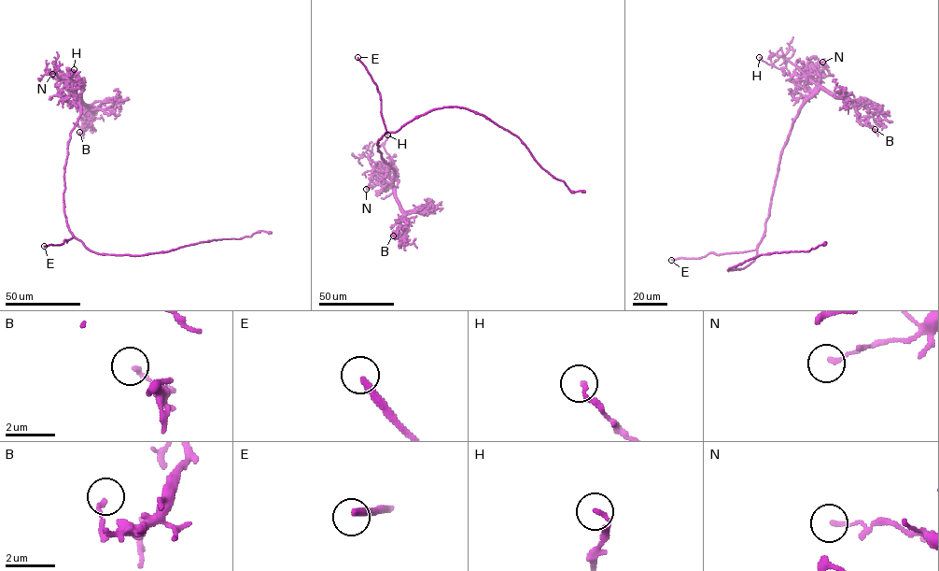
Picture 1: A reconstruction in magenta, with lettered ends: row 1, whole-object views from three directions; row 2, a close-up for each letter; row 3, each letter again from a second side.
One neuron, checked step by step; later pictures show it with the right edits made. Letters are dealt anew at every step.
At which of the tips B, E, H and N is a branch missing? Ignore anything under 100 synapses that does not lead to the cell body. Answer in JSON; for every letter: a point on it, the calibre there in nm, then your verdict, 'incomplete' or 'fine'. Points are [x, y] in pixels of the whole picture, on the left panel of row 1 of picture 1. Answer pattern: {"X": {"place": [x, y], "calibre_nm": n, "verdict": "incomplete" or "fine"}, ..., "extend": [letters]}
{"B": {"place": [79, 132], "calibre_nm": 160, "verdict": "fine"}, "E": {"place": [44, 246], "calibre_nm": 280, "verdict": "incomplete"}, "H": {"place": [74, 69], "calibre_nm": 180, "verdict": "fine"}, "N": {"place": [52, 74], "calibre_nm": 170, "verdict": "fine"}, "extend": ["E"]}

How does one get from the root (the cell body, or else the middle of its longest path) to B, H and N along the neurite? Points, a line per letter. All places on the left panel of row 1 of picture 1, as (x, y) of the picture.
B: (76, 238), (66, 222), (63, 193), (67, 142), (80, 113), (79, 97), (93, 113), (84, 132), (79, 132)
H: (76, 238), (66, 222), (63, 195), (67, 142), (80, 113), (84, 89), (84, 84), (70, 78), (74, 69)
N: (76, 238), (66, 222), (63, 193), (67, 142), (80, 113), (79, 94), (74, 93), (60, 75), (52, 74)

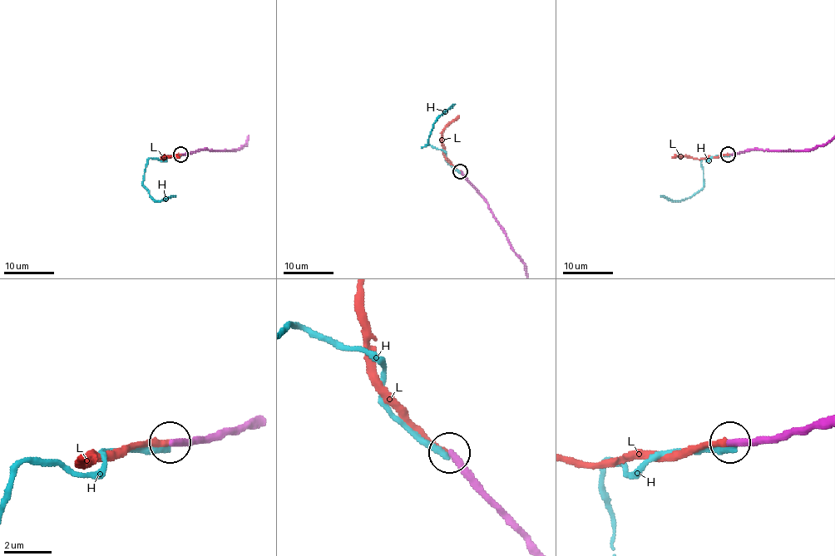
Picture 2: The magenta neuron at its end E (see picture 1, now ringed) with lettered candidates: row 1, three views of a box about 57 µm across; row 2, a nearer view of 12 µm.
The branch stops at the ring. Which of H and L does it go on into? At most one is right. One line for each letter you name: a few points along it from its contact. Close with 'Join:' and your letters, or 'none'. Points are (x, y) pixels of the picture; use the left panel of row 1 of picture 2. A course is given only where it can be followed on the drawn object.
L: it runs (180, 154), (163, 159), (179, 158)
Join: L

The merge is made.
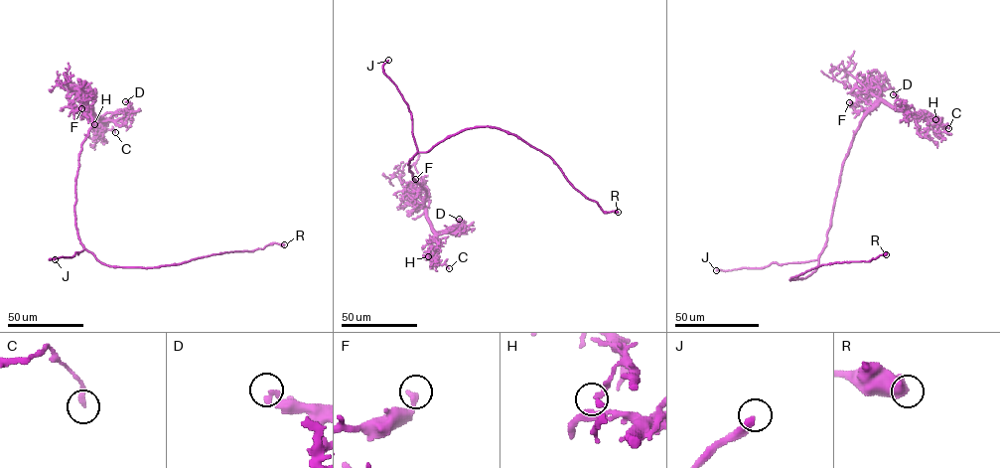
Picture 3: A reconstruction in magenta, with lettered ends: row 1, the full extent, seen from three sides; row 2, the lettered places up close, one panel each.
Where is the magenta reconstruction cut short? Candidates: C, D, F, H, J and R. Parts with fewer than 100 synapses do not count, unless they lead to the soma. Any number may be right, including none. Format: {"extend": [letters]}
{"extend": ["J"]}

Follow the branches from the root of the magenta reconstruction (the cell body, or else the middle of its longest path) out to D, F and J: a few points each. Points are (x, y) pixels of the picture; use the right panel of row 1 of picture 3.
D: (818, 260), (830, 227), (842, 163), (859, 123), (882, 101), (897, 108), (908, 109), (893, 94)
F: (818, 260), (830, 227), (842, 163), (859, 123), (875, 105), (865, 109), (860, 105), (854, 107), (849, 102)
J: (818, 260), (716, 270)

